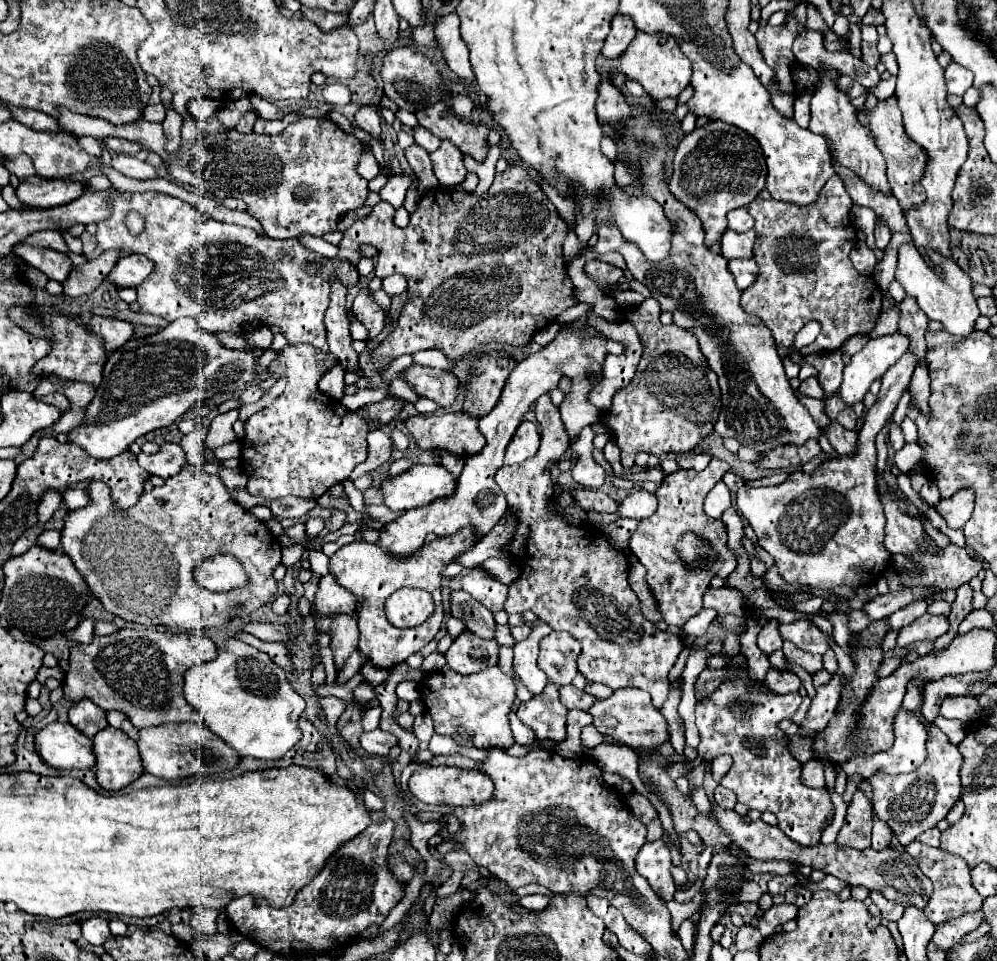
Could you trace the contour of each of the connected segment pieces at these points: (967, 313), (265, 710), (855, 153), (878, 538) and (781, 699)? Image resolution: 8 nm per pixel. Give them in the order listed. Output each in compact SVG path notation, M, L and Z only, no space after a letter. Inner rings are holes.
M913 242L901 244L895 280L903 286L907 296L917 300L919 308L929 316L929 320L941 322L949 334L955 334L961 338L973 334L975 320L979 318L979 308L977 308L977 300L971 292L969 276L961 268L957 268L957 264L951 258L945 258L939 252L927 252L927 256L935 266L941 268L941 272L943 272L941 276L925 262L923 254L917 250L917 246Z
M227 640L217 648L215 660L189 668L185 672L183 692L203 716L205 724L241 756L277 760L301 738L297 720L305 710L305 700L289 684L283 668L265 652L241 640Z
M823 70L819 76L819 82L815 86L815 92L811 96L811 122L809 130L821 136L827 136L833 142L833 156L841 166L851 168L859 178L863 178L867 184L881 188L883 192L889 192L887 176L885 176L885 160L883 154L877 150L869 128L863 126L857 120L857 108L851 104L851 98L837 88L837 78L833 70Z
M905 352L889 372L883 376L881 390L877 394L877 402L873 408L867 410L865 424L859 432L857 452L855 456L837 456L823 464L819 464L817 470L811 474L805 474L801 470L791 472L789 478L783 484L777 486L743 486L737 490L737 510L745 518L745 522L755 530L759 536L759 544L773 556L775 566L779 570L779 576L789 584L807 584L817 590L829 590L837 586L861 586L877 580L881 572L885 570L887 560L891 554L883 546L883 528L885 528L885 514L879 502L879 494L875 488L875 436L885 426L887 418L893 414L903 390L909 388L913 368L917 366L917 356L913 352Z
M743 670L739 676L723 682L707 700L697 704L695 718L701 734L701 744L697 750L705 760L713 760L719 754L731 754L733 766L719 784L733 790L737 800L747 808L773 812L777 816L777 826L797 844L813 846L821 842L821 826L829 816L833 816L835 808L825 788L807 788L801 784L801 764L789 754L787 738L777 728L777 722L791 718L799 704L801 696L797 692L777 696L763 692L761 682L747 686L747 670ZM745 736L761 744L765 754L755 756L749 748L745 748Z

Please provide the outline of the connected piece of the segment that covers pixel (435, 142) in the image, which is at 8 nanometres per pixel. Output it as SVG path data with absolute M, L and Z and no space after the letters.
M415 126L413 128L413 138L415 138L415 142L421 146L421 148L425 148L427 152L433 152L433 150L437 150L439 148L439 138L435 138L427 128L423 128L423 126Z

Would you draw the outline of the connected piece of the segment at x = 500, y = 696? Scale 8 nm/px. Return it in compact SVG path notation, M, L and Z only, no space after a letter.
M445 664L443 668L433 670L419 682L419 694L423 704L427 706L427 712L433 718L435 734L453 738L457 734L457 728L463 726L471 734L471 742L475 748L509 748L515 742L509 728L509 712L517 690L513 680L515 678L501 672L499 666L463 676L459 672L453 672L453 668Z

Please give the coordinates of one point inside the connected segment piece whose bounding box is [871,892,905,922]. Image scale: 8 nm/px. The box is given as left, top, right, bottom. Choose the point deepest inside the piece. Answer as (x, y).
(891, 911)

